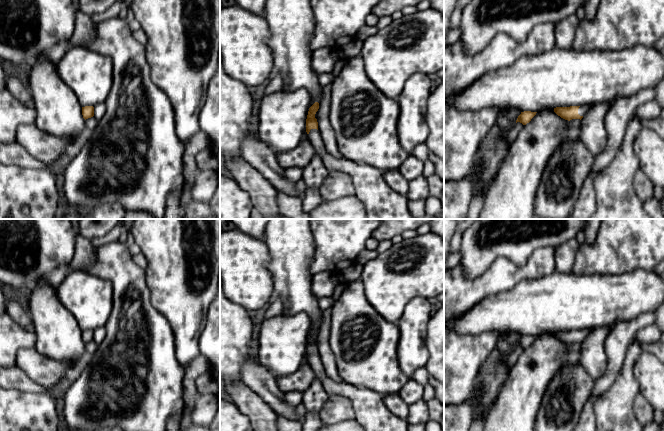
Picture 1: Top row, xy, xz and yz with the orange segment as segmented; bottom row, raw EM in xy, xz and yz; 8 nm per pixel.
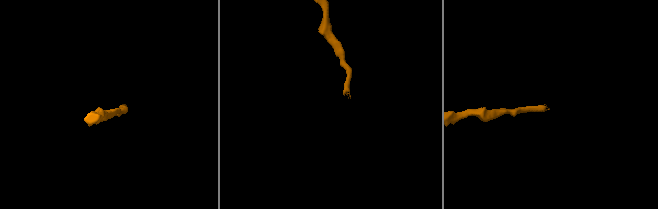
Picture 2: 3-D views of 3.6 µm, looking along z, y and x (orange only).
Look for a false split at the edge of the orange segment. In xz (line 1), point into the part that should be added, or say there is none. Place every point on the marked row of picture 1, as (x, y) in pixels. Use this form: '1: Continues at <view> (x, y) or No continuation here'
1: Continues at xz (380, 201)

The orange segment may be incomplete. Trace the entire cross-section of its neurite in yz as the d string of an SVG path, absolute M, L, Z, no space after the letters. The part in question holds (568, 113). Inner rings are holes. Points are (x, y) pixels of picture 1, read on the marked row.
M593 105L556 107L554 112L565 120L582 119Z

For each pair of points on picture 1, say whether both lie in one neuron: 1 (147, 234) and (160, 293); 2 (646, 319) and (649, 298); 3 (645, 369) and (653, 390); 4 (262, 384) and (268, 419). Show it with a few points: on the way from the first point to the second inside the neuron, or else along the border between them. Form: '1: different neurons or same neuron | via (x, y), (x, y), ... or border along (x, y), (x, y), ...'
1: same neuron | via (160, 249), (160, 278)
2: different neurons | border along (653, 310), (625, 321)
3: same neuron | via (650, 374), (653, 377), (653, 385)
4: different neurons | border along (247, 386), (278, 415)

